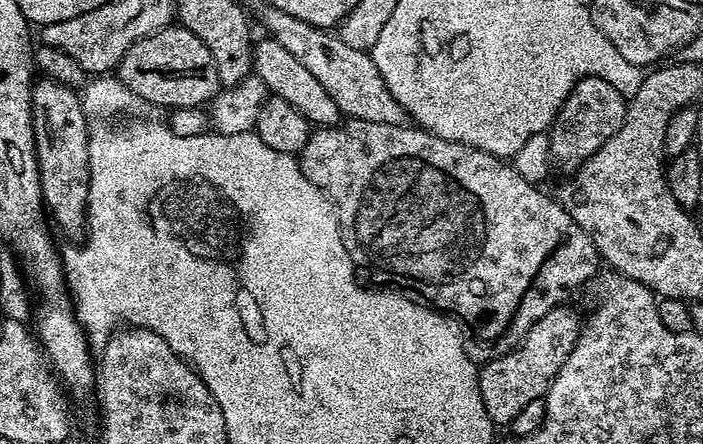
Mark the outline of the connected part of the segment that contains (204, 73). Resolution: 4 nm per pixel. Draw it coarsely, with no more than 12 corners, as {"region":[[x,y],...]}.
{"region":[[182,26],[134,42],[114,72],[137,101],[207,105],[222,88]]}

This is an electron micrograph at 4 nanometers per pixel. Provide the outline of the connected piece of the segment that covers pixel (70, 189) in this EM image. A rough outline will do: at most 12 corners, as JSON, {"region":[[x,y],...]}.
{"region":[[32,86],[45,209],[83,237],[90,117],[81,93]]}

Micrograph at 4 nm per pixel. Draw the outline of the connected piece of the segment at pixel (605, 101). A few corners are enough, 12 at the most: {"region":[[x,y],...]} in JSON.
{"region":[[601,76],[570,90],[550,129],[569,170],[622,126],[628,105]]}

